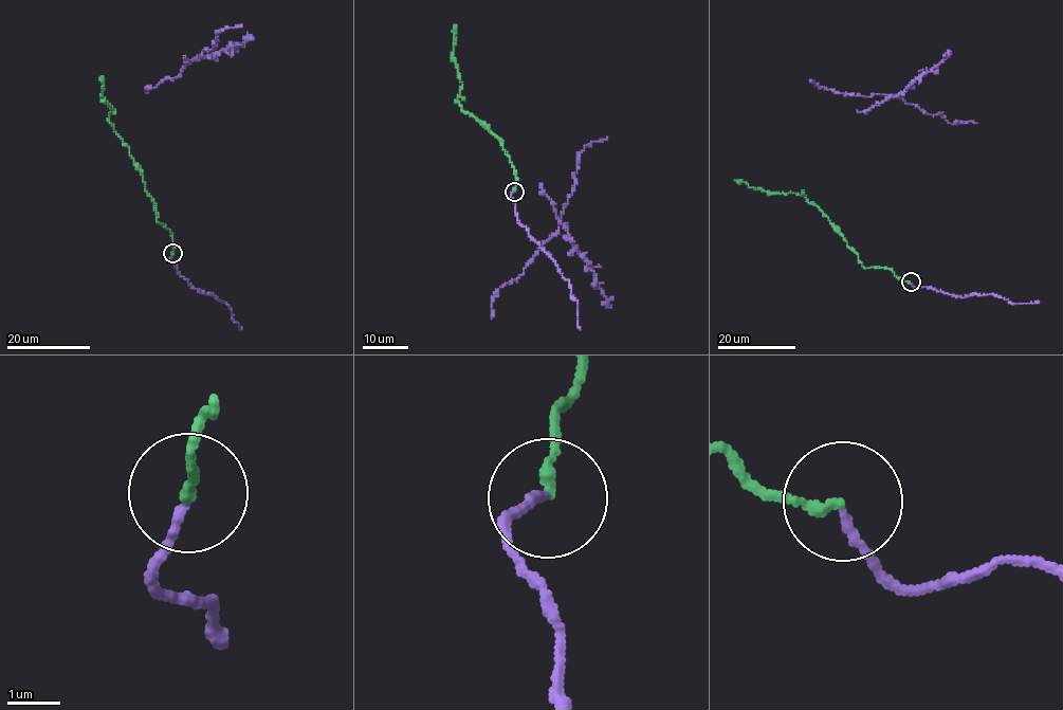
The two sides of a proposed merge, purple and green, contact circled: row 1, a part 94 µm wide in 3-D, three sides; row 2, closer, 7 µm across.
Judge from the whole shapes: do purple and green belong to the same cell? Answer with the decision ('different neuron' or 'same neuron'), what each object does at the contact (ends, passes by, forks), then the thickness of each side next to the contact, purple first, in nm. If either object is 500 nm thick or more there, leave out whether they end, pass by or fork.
same neuron; purple ends; green ends; calibres 130 and 180 nm

